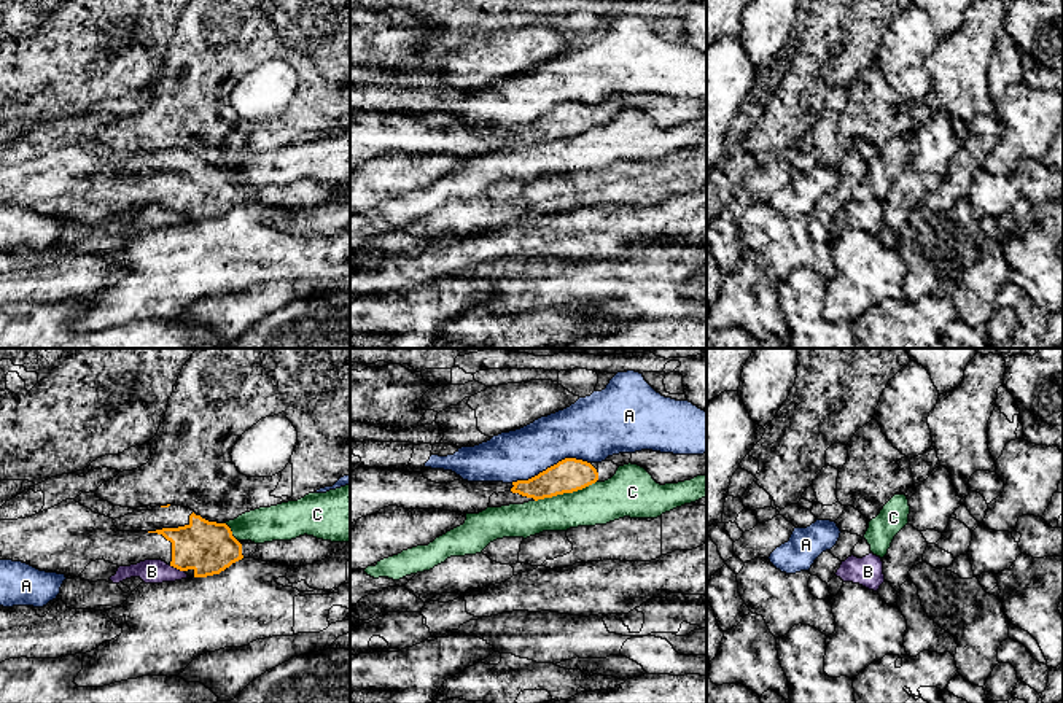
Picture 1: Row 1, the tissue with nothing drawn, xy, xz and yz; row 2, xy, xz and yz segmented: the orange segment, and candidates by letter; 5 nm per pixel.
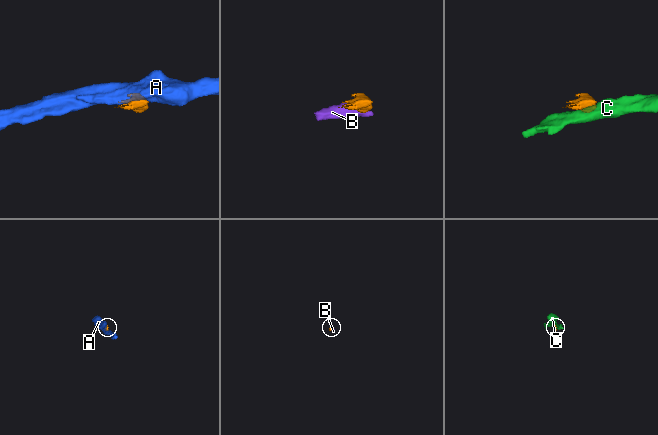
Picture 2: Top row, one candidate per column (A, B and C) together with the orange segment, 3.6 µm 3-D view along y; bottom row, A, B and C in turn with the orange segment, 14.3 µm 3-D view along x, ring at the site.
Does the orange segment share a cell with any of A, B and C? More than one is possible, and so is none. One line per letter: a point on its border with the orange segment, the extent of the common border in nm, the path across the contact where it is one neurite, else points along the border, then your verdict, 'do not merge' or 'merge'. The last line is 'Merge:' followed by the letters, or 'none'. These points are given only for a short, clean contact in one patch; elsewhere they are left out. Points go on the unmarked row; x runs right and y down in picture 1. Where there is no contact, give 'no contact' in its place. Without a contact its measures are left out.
A: xz (551, 110) | 420 nm | do not merge
B: xy (177, 212) | 90 nm | along xy (169, 209), (183, 215) | do not merge
C: xz (565, 135) | 320 nm | along xz (595, 124), (581, 132), (535, 145) | do not merge
Merge: none

